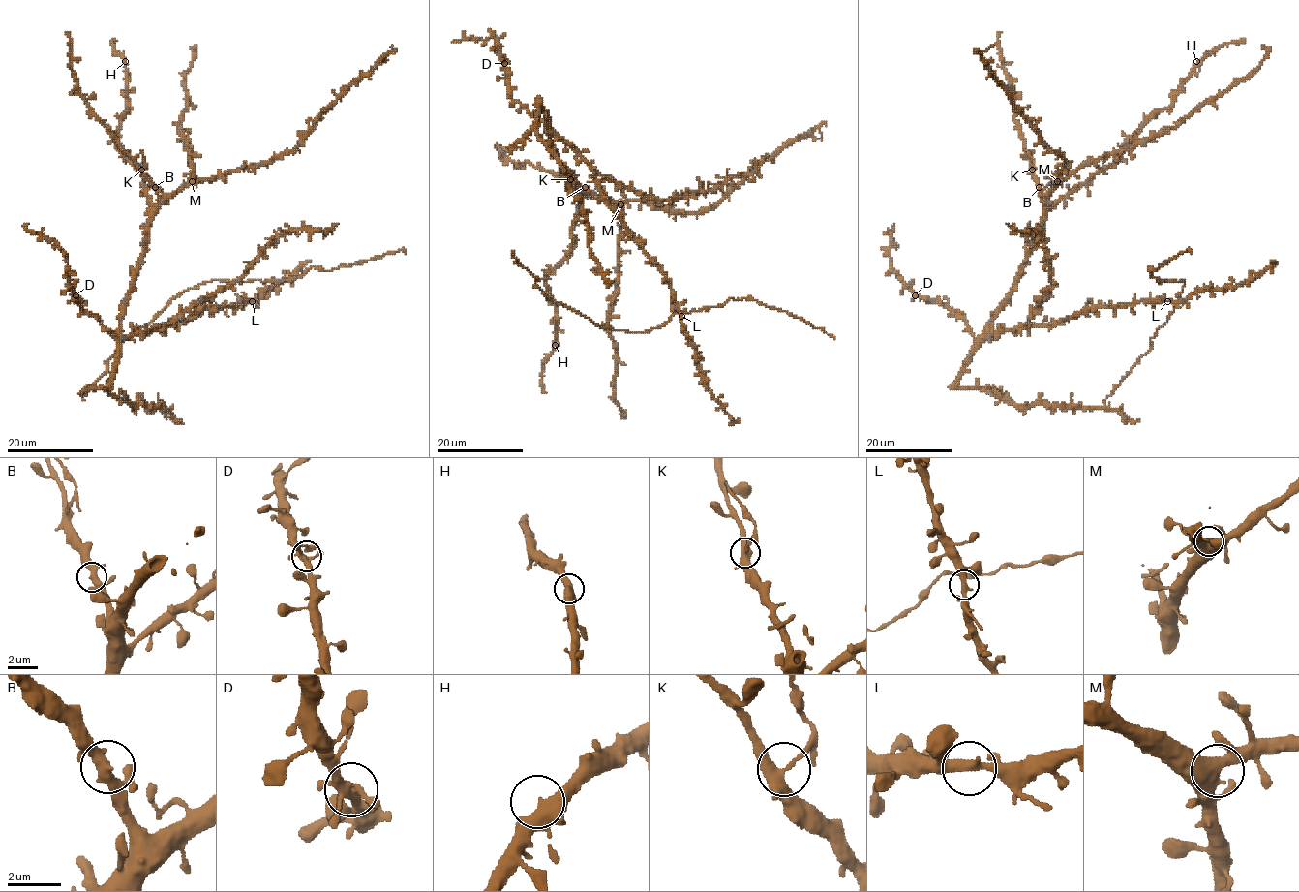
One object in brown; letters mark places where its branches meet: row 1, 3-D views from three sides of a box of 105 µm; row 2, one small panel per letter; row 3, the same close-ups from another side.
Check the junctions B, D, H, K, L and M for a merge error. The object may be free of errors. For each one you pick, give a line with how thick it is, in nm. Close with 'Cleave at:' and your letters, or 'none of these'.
K: 380 nm
Cleave at: K

